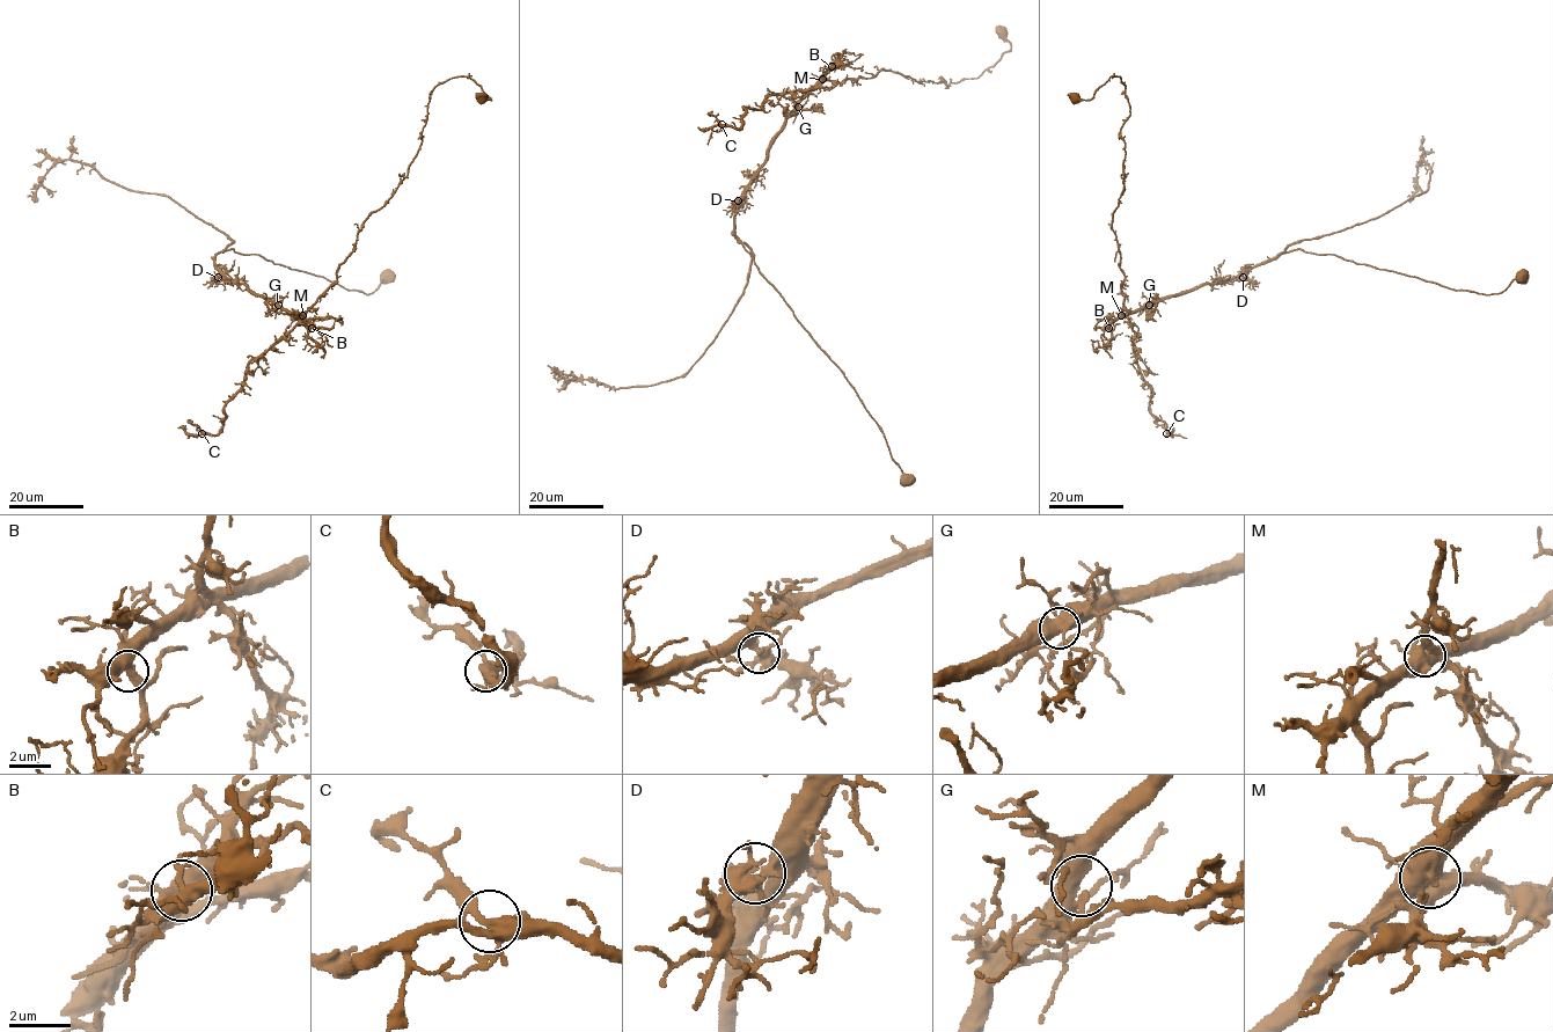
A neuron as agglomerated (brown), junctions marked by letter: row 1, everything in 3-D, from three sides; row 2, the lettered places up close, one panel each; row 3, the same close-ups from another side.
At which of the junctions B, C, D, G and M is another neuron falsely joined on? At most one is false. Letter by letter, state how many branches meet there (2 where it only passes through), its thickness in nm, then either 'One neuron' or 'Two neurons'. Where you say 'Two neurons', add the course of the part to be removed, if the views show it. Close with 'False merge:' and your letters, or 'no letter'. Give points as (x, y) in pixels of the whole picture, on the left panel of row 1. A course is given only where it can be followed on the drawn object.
B: Branches: 4. Thickness 460 nm. One neuron
C: Branches: 4. Thickness 360 nm. One neuron
D: Branches: 6. Thickness 400 nm. One neuron
G: Branches: 5. Thickness 480 nm. One neuron
M: Branches: 4. Thickness 600 nm. Two neurons. Course of the part to remove: (302, 315), (337, 279), (361, 222), (407, 175), (431, 92), (468, 77), (490, 100), (476, 95)
False merge: M

